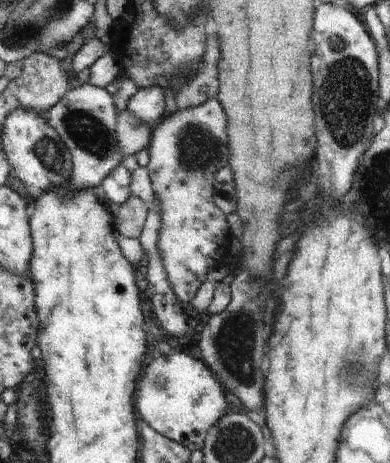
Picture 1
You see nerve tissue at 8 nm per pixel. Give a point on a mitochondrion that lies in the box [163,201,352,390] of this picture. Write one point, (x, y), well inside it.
(236, 348)

